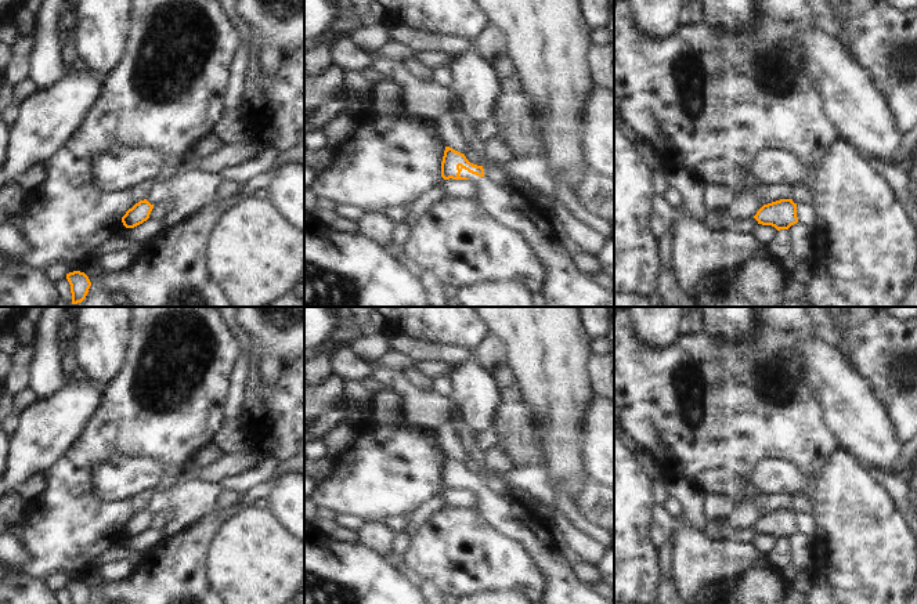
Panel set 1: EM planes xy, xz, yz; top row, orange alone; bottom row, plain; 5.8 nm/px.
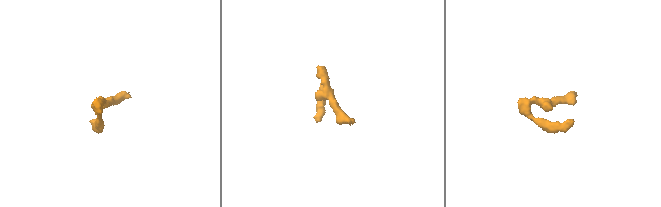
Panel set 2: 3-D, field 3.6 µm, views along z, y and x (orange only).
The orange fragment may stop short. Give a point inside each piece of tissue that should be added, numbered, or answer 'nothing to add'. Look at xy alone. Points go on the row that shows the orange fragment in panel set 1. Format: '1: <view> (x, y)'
nothing to add

